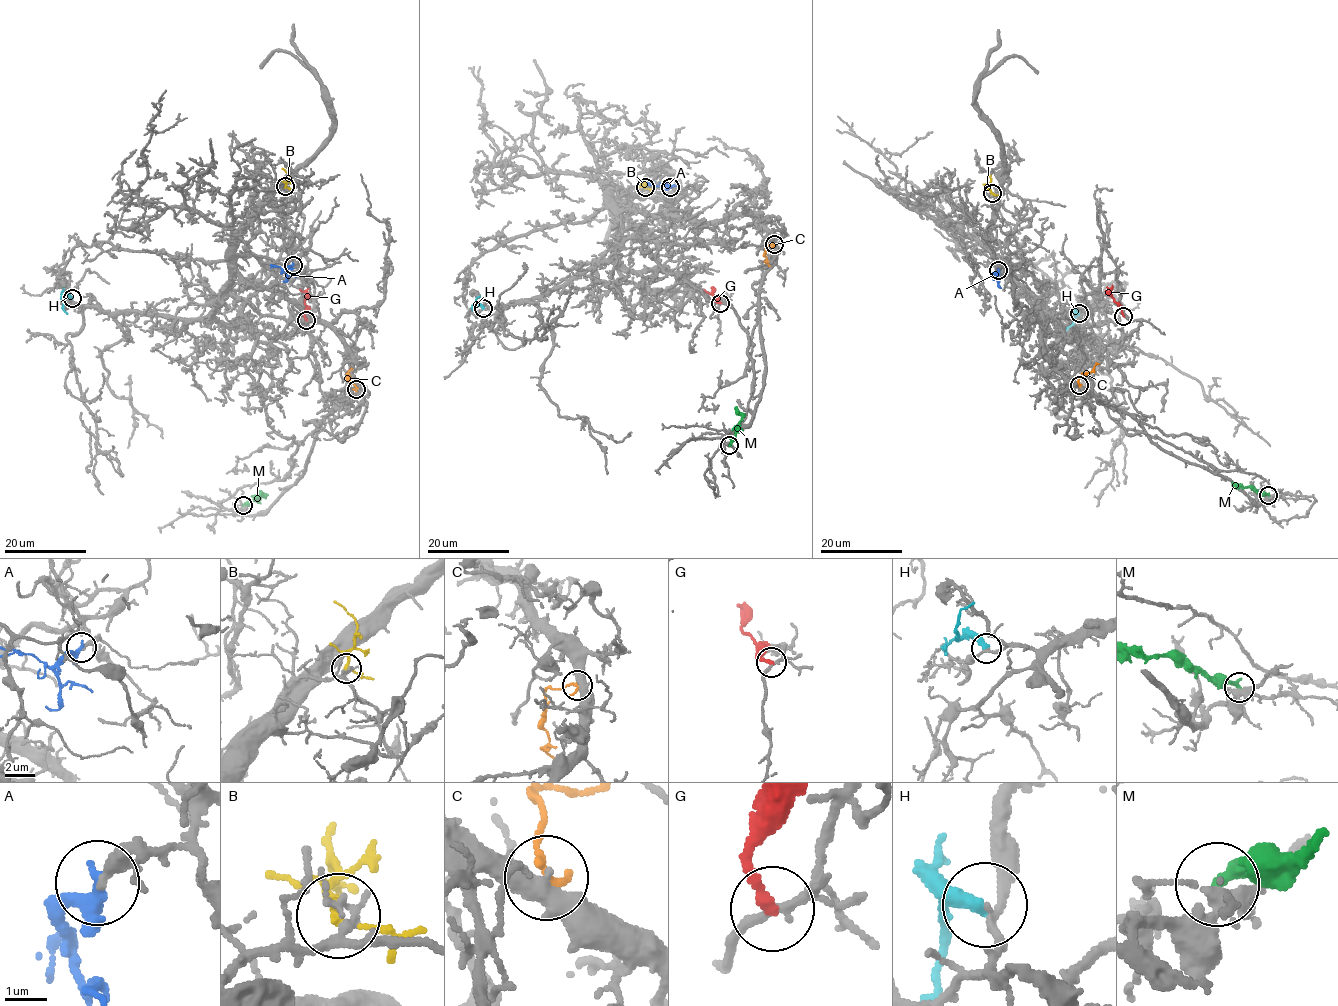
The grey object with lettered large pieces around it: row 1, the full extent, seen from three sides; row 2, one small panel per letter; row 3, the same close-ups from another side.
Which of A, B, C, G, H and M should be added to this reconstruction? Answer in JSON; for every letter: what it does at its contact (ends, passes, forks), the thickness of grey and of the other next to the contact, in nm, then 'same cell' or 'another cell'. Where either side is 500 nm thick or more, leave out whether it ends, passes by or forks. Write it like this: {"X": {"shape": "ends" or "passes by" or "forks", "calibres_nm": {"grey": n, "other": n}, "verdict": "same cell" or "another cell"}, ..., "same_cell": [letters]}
{"A": {"shape": "forks", "calibres_nm": {"grey": 320, "other": 240}, "verdict": "another cell"}, "B": {"shape": "passes by", "calibres_nm": {"grey": 170, "other": 160}, "verdict": "another cell"}, "C": {"calibres_nm": {"grey": 500, "other": 200}, "verdict": "another cell"}, "G": {"shape": "ends", "calibres_nm": {"grey": 190, "other": 220}, "verdict": "another cell"}, "H": {"shape": "ends", "calibres_nm": {"grey": 140, "other": 400}, "verdict": "another cell"}, "M": {"shape": "ends", "calibres_nm": {"grey": 320, "other": 280}, "verdict": "another cell"}, "same_cell": []}

